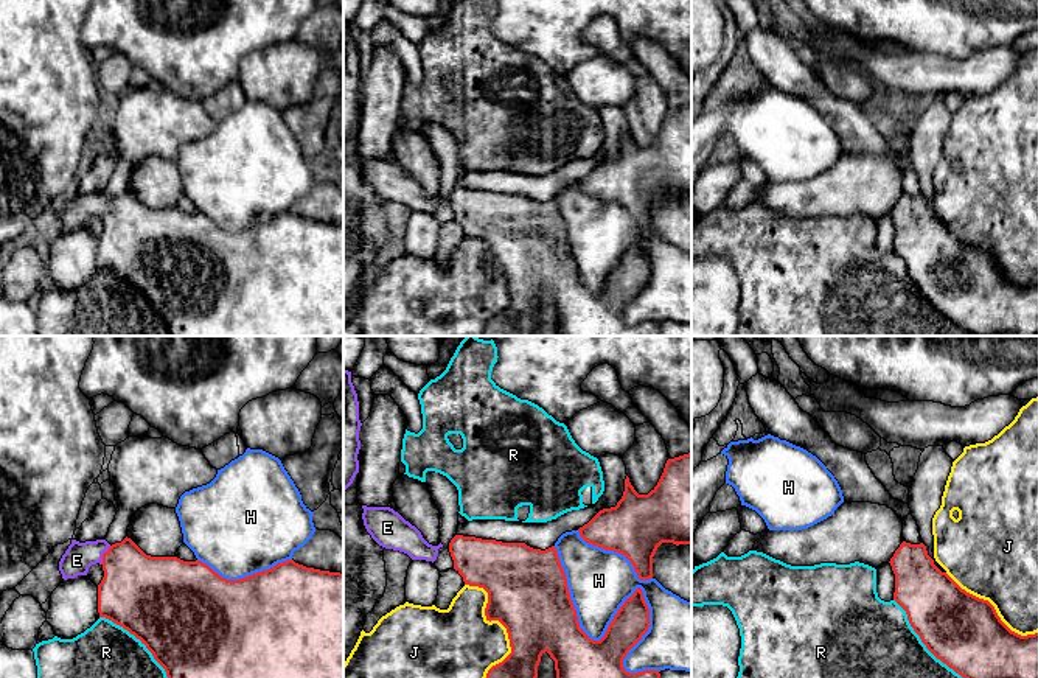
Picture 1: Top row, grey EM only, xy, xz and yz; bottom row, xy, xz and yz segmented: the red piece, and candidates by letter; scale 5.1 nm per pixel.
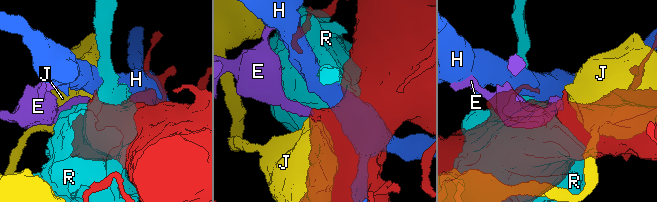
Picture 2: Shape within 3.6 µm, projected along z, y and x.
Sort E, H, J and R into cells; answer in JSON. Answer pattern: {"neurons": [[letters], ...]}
{"neurons": [["E"], ["H"], ["J"], ["R"]]}

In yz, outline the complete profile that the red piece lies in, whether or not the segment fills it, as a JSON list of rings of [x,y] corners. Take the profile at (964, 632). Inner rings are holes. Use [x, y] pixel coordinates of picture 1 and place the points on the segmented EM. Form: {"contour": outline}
{"contour": [[[903,541],[889,563],[895,574],[893,600],[906,611],[911,627],[937,659],[962,678],[1038,678],[1038,633],[1021,636],[1012,631],[988,600],[967,592],[946,572],[942,572],[923,543]]]}

